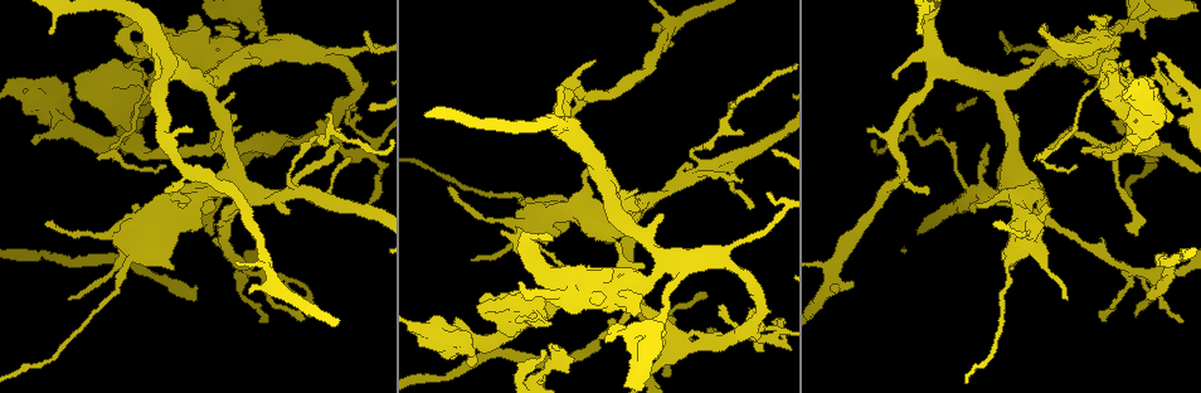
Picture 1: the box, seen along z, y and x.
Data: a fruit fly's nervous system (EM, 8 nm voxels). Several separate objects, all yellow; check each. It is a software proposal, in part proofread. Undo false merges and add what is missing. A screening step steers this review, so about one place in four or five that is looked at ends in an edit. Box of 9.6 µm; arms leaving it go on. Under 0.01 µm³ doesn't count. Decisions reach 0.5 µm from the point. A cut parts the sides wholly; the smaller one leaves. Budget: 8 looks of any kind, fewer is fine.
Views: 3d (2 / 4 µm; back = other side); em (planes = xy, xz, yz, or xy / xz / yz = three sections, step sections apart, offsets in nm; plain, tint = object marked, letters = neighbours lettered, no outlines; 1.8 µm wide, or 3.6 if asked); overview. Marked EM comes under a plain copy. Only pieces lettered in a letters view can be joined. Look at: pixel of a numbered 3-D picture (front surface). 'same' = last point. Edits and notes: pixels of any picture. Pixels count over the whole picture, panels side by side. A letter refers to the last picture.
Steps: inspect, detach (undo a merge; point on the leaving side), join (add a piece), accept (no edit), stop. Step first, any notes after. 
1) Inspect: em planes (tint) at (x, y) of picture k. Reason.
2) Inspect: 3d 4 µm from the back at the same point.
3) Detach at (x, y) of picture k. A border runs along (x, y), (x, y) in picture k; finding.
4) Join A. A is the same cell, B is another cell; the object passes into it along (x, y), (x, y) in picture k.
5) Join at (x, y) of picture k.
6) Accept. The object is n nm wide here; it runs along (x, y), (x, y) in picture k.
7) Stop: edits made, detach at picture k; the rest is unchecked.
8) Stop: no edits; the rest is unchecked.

Inspect: em yz step 4 (tint) at (733, 339) of picture 1. Thick turns thin.

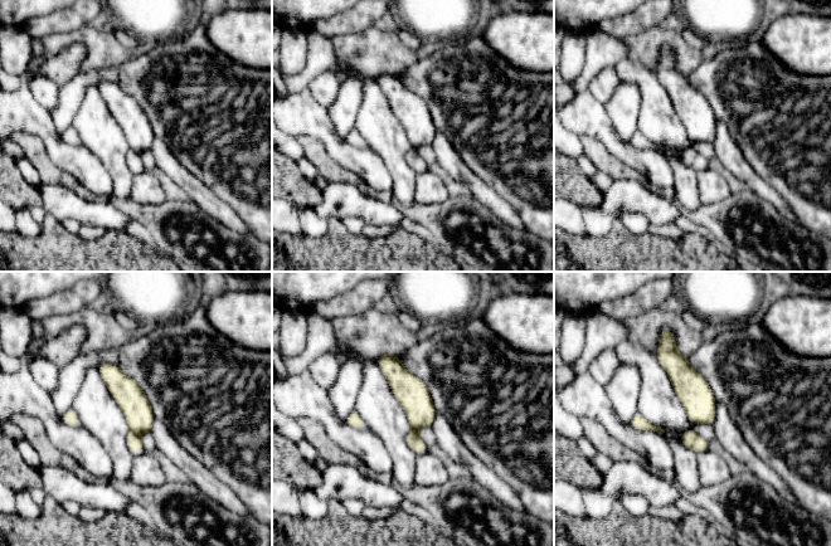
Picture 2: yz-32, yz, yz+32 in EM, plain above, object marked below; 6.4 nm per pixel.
Inspect: em yz step 4 (letters) at the same point. What lies round it.

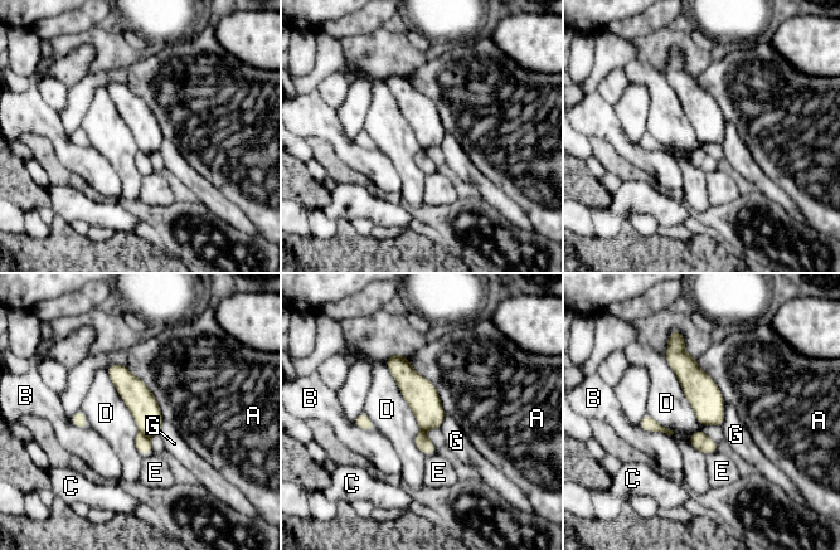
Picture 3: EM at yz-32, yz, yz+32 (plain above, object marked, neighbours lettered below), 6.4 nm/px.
Accept. A, B, C, D, E and G are other cells; it runs along (392, 358), (423, 399), (430, 449) in picture 3; one neuron here.

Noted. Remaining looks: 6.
Inspect: 3d 2 µm at (1154, 57) of picture 1. Thin end.

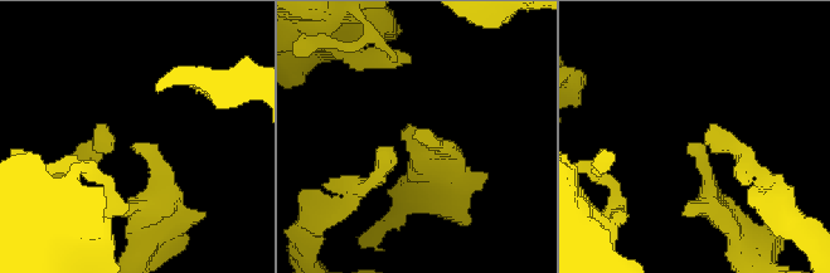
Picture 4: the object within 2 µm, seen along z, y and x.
Inspect: em xy step 8 (letters) at (705, 138) of picture 4.

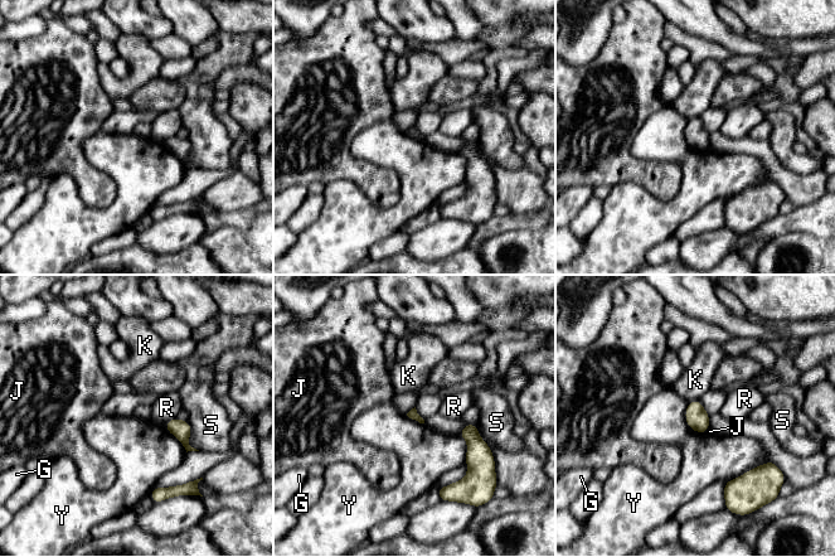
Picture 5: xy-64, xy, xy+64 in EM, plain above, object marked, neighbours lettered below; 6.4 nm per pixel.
Inspect: em planes (letters) at the same point. Cut it another way.

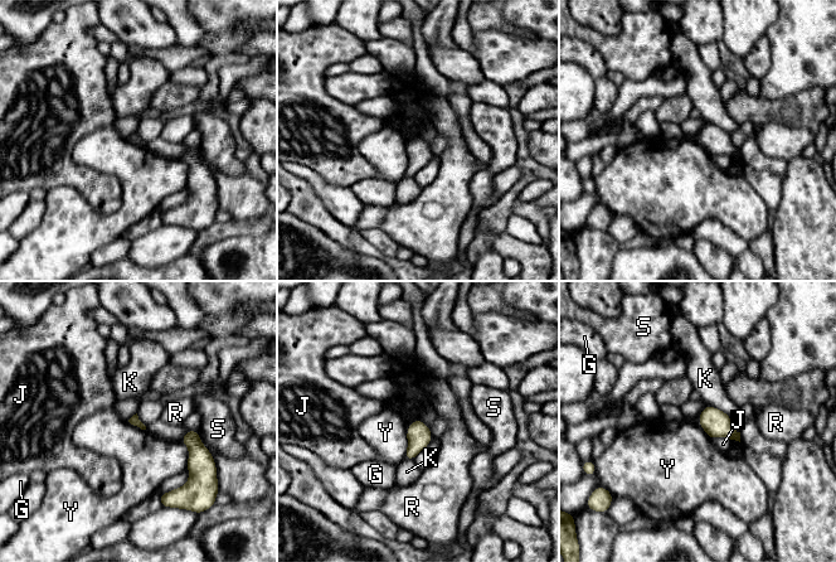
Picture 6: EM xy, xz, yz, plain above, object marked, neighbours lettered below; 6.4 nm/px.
Accept. G, J, K, R, S and Y are other cells; a border runs along (417, 418), (408, 426), (403, 459) in picture 6; no lettered piece goes on from it.

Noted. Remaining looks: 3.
Inspect: em planes (tint) at (299, 191) of picture 1. Thin arm on a thick one.

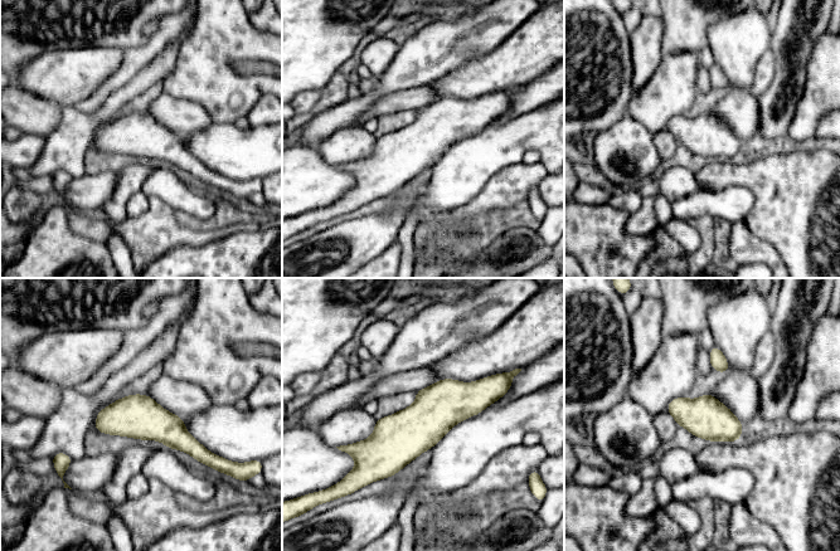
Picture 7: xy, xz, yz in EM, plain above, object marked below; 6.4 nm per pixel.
Inspect: em planes (letters) at the same point. What lies round it.

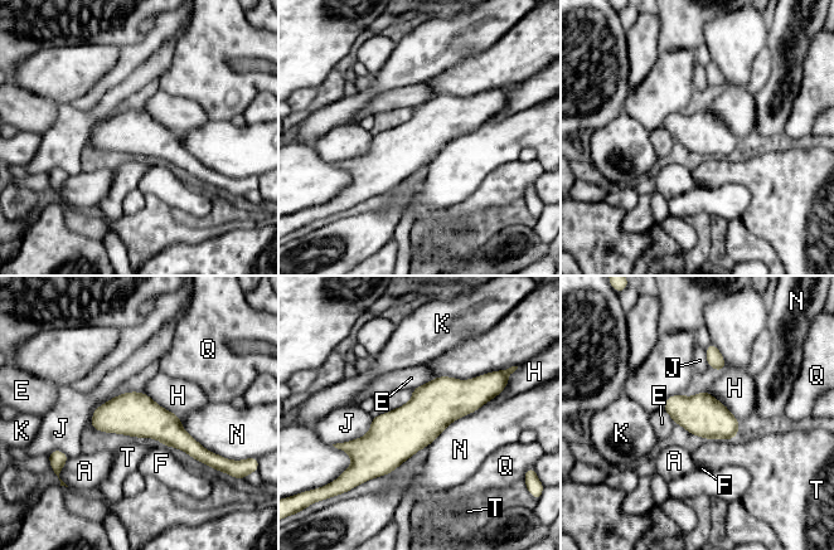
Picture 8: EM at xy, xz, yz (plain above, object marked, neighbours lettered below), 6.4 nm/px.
Accept. The longest contact is with N, 480 nm; A, E, F, H, J, K, N, Q and T are other cells; a border runs along (706, 390), (717, 398), (740, 423) in picture 8; continuous, no second neuron.

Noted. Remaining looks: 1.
Stop: no edits; the rest is unchecked.

